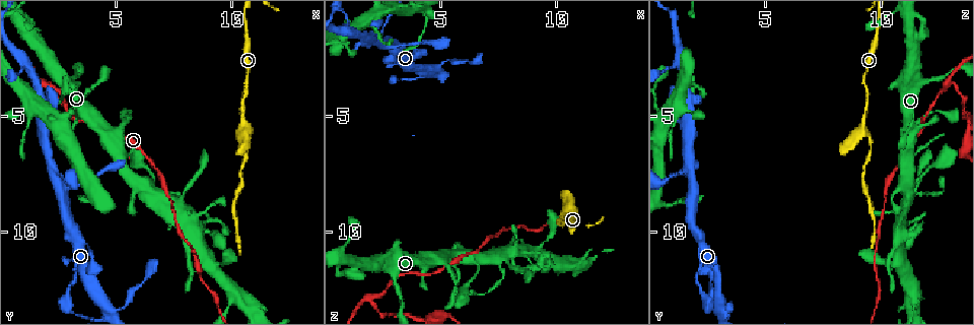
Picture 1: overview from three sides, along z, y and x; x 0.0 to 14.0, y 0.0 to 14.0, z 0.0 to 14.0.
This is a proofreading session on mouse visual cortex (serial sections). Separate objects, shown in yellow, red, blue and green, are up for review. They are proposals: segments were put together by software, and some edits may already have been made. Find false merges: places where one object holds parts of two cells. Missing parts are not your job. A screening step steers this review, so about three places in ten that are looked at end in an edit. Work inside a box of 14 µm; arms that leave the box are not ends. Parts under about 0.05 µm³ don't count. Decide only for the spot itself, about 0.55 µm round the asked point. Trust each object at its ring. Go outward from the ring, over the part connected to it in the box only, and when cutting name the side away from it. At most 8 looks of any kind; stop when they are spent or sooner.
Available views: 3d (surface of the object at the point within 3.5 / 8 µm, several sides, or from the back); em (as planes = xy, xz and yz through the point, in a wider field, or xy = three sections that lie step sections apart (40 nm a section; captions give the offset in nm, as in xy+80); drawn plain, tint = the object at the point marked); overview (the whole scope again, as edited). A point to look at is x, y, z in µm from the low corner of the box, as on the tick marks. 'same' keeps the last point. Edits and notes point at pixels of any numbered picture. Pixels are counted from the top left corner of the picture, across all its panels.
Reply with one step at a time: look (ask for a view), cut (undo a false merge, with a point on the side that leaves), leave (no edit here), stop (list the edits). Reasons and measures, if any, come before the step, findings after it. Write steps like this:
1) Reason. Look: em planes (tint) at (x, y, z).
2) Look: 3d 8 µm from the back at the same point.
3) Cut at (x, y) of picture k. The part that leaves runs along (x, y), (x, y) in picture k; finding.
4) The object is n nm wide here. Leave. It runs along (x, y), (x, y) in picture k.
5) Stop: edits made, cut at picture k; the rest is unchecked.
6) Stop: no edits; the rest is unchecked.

Four or more arms meet. Look: 3d 3.5 µm from the back at (4.6, 13.3, 3.0).

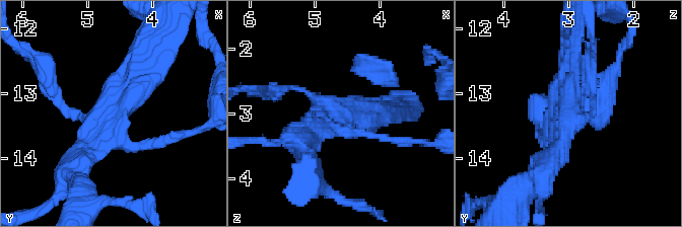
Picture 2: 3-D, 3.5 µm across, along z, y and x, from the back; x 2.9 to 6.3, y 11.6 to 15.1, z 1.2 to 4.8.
4 arms meet here; the arms are 100, 150, 300, 400 nm wide. Look: em xy step 2 (tint) at (4.70, 13.25, 2.95).

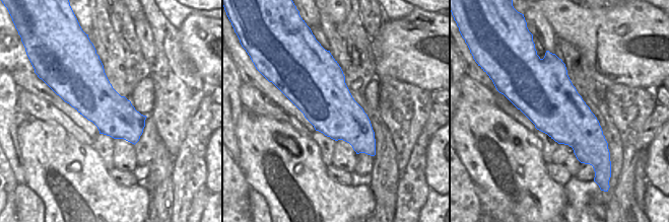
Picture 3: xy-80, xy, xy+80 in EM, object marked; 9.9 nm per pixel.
Another direction. Look: em xy step 1 (tint) at the same point.

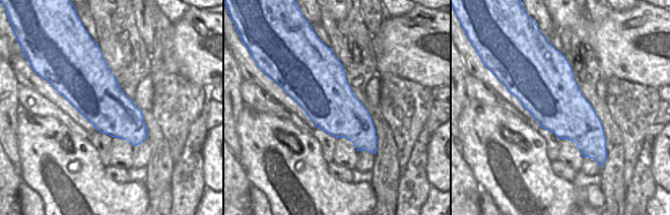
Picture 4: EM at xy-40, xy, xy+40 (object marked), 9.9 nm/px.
Leave. It runs along (151, 58), (101, 118), (67, 111), (55, 95) in picture 2; all the same cell.

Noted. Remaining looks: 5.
Abrupt turn. Look: 3d 3.5 µm at (8.8, 9.6, 11.3).

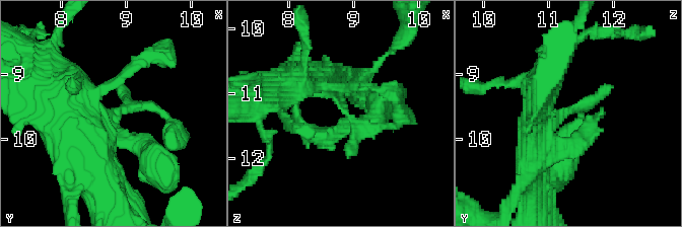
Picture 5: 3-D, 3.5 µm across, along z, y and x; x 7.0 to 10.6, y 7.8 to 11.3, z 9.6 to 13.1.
Need the tissue. Look: em xy step 1 (tint) at (8.85, 9.60, 11.30).

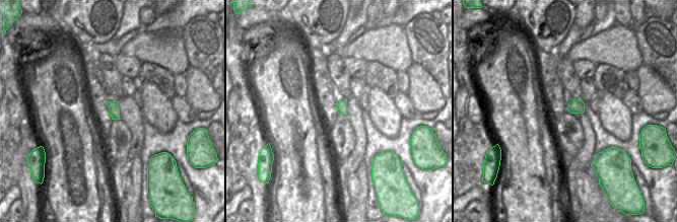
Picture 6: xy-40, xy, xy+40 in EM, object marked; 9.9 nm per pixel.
Leave. Continuous, no second cell.

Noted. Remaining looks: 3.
Sharp bend. Look: 3d 8 µm at (2.1, 3.7, 12.8).

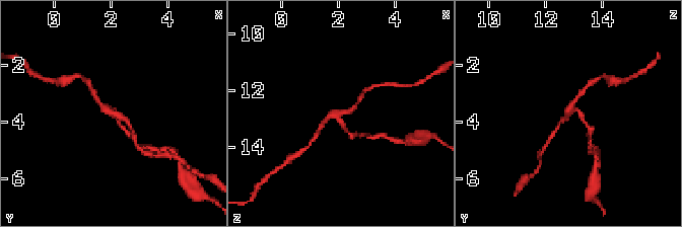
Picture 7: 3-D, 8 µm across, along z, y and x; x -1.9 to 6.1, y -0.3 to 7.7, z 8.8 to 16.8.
Zoom in. Look: 3d 3.5 µm at (2.1, 3.7, 12.8).

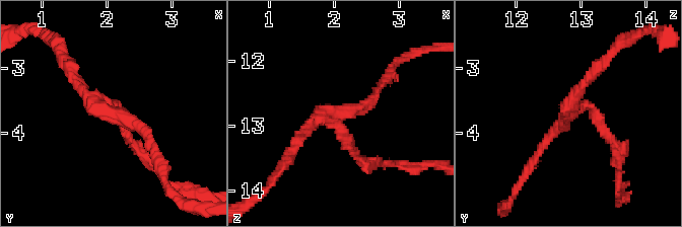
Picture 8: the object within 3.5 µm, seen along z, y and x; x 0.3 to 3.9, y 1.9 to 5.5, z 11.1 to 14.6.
3 arms meet here; the arms are 150, 150, 200 nm wide. Look: em xy step 2 (tint) at (2.05, 3.65, 12.85).

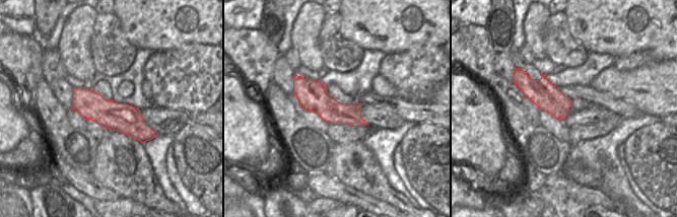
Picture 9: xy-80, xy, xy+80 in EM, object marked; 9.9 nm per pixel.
Cut at (129, 136) of picture 8. The part that leaves runs along (583, 105), (618, 149), (621, 170) in picture 8; two cells meet here.

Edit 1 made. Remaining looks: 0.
Stop: edits made, cut at picture 8; the rest is unchecked.

